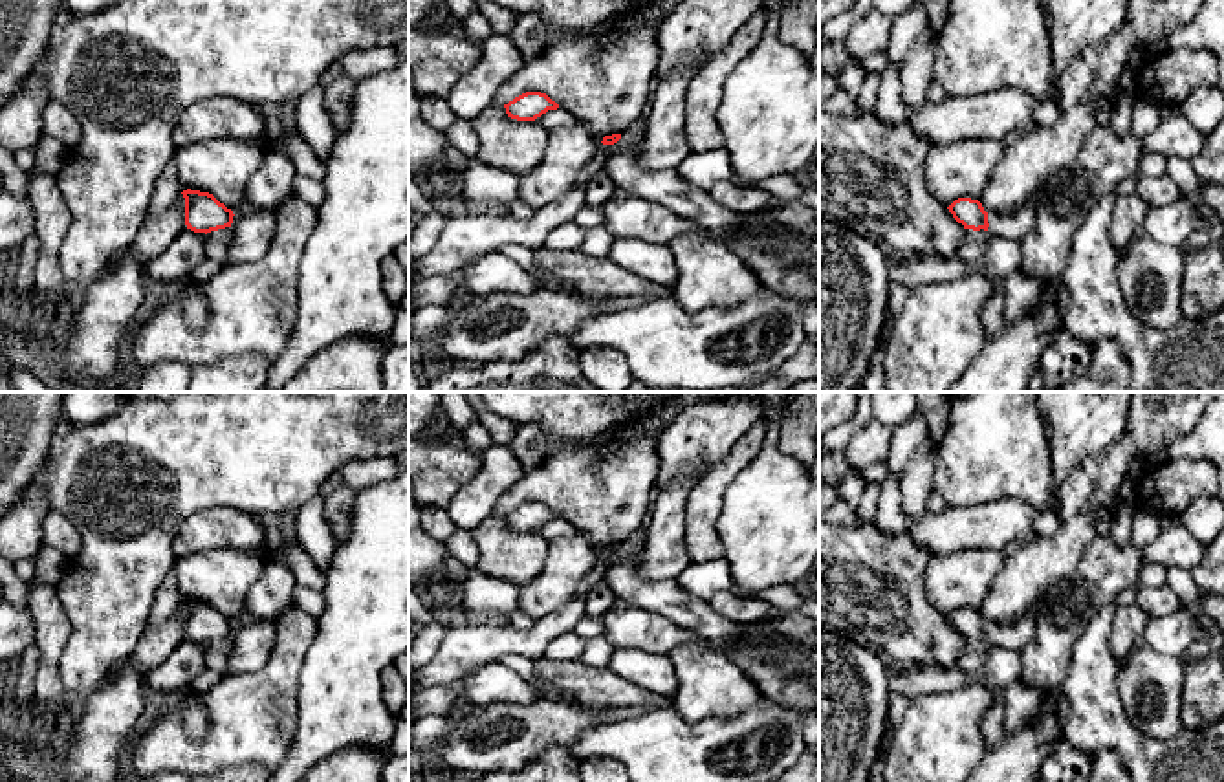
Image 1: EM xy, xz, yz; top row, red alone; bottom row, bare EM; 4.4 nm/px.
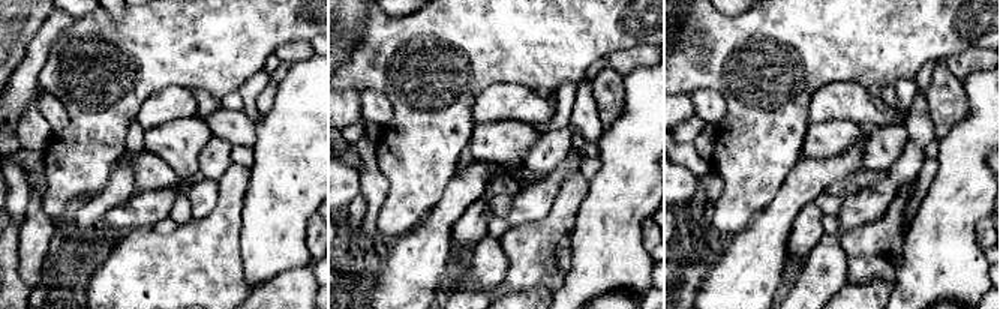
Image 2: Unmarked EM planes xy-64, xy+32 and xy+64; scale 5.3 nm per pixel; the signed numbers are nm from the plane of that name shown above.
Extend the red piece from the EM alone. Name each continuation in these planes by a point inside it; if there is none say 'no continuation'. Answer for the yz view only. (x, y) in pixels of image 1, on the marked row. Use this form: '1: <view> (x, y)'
1: yz (1019, 224)

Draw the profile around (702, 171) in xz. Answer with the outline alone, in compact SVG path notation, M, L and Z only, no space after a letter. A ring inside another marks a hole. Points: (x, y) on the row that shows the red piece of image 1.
M724 148L702 154L691 152L676 170L680 178L702 190L709 190L720 179L738 181L729 152Z

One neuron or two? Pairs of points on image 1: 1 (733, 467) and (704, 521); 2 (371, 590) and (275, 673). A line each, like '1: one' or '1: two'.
1: one
2: two

